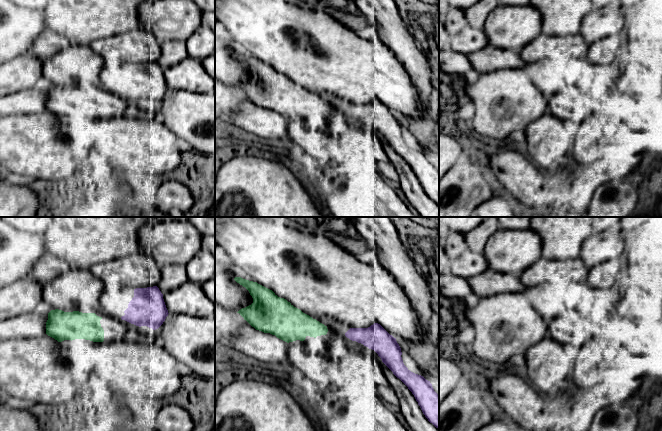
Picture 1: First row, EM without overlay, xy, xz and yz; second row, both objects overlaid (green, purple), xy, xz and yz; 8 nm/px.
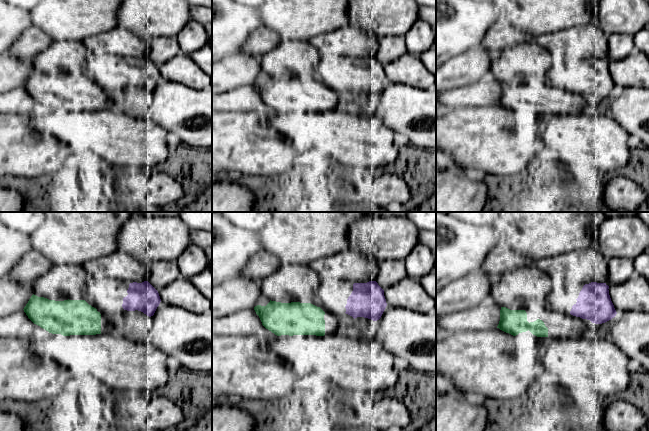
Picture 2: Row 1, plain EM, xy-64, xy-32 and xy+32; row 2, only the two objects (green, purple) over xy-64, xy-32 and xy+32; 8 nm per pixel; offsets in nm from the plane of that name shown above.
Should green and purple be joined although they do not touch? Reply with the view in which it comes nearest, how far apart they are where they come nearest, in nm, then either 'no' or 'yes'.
nearest in xz; 140 nm apart; no

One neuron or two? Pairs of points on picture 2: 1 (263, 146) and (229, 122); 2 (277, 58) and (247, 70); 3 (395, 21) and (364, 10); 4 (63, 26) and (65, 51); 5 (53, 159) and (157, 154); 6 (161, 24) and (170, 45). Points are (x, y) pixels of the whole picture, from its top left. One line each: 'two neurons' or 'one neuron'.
1: one neuron
2: two neurons
3: one neuron
4: two neurons
5: two neurons
6: two neurons

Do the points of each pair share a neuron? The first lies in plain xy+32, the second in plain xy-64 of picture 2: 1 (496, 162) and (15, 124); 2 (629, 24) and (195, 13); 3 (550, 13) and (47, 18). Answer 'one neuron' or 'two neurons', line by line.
1: one neuron
2: two neurons
3: one neuron

